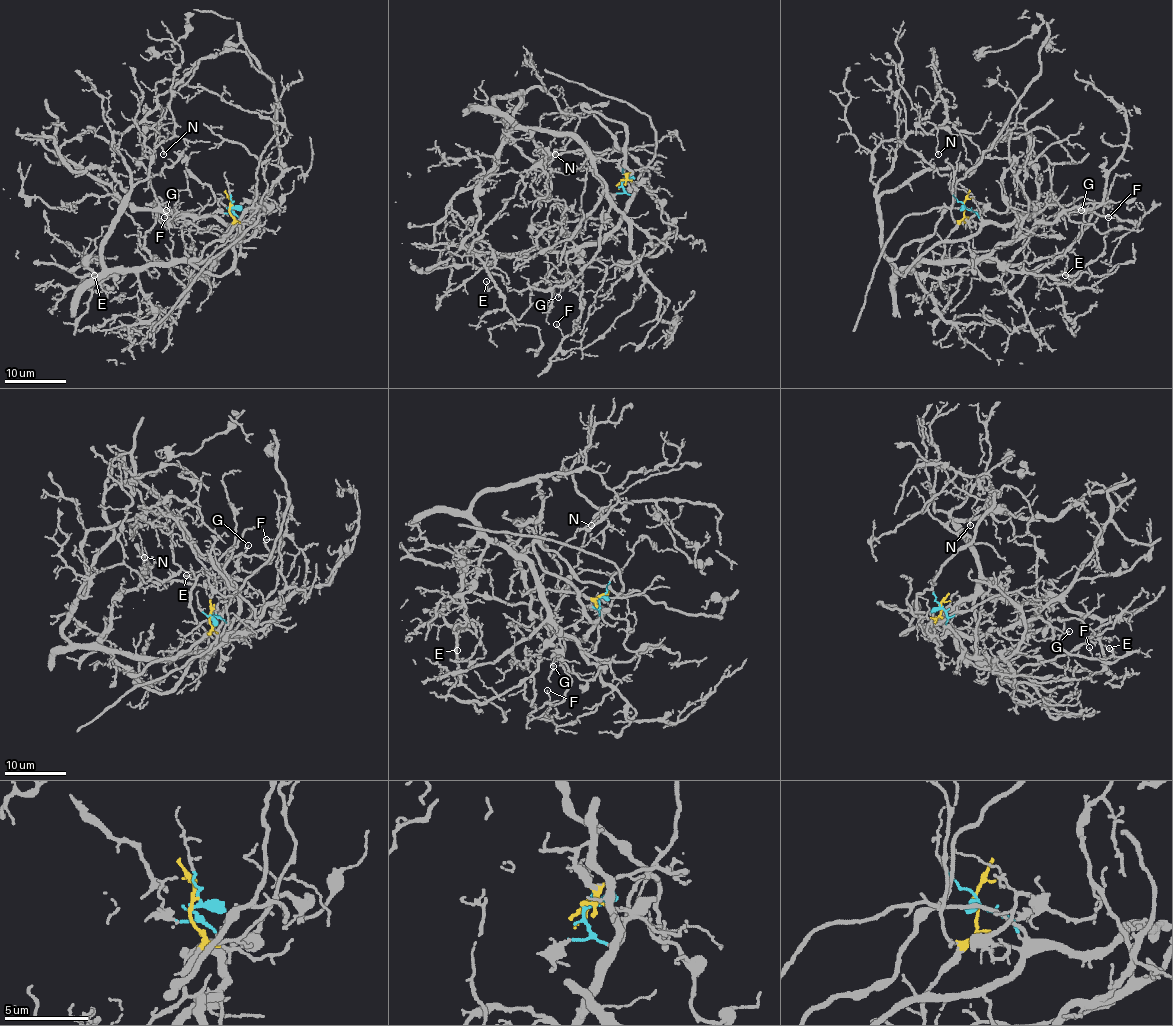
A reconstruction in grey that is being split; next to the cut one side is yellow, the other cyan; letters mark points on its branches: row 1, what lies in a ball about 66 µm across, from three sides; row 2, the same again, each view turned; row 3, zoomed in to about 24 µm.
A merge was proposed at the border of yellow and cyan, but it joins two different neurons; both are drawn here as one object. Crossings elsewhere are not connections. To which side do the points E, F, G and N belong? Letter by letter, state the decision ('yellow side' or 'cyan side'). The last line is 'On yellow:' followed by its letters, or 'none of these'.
E: yellow side
F: cyan side
G: cyan side
N: cyan side
On yellow: E

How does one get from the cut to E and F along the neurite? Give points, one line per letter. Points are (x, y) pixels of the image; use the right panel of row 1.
E: (964, 206), (941, 260), (918, 263), (917, 273), (949, 276), (981, 261), (1066, 282), (1072, 278), (1065, 275)
F: (964, 206), (981, 220), (999, 225), (1036, 215), (1048, 205), (1107, 217)

